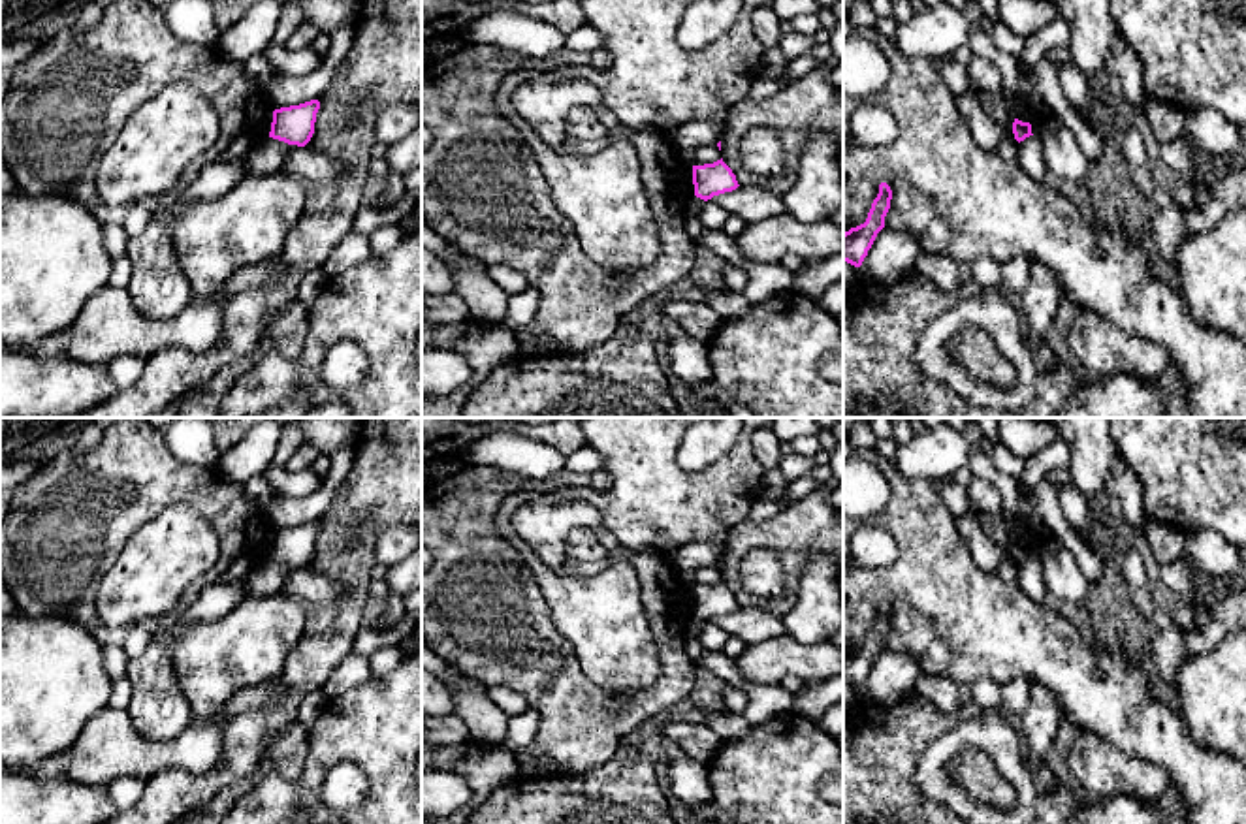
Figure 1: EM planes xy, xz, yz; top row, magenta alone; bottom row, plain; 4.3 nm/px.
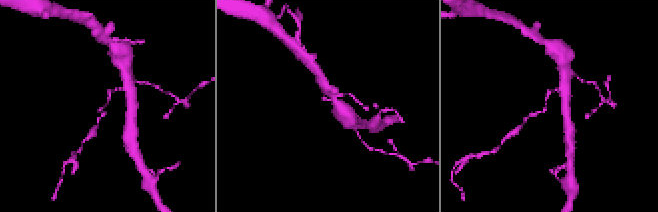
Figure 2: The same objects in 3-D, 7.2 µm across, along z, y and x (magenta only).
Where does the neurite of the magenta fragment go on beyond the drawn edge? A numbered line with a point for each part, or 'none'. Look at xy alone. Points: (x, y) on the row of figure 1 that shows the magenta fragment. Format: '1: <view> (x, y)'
none

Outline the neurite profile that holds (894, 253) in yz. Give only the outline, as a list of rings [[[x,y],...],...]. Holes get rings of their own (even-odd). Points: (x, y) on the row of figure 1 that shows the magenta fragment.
[[[883,228],[858,271],[860,277],[890,284],[913,273],[922,263],[922,256],[924,248],[917,235]]]

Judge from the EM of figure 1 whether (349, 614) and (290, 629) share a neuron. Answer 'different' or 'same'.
different

